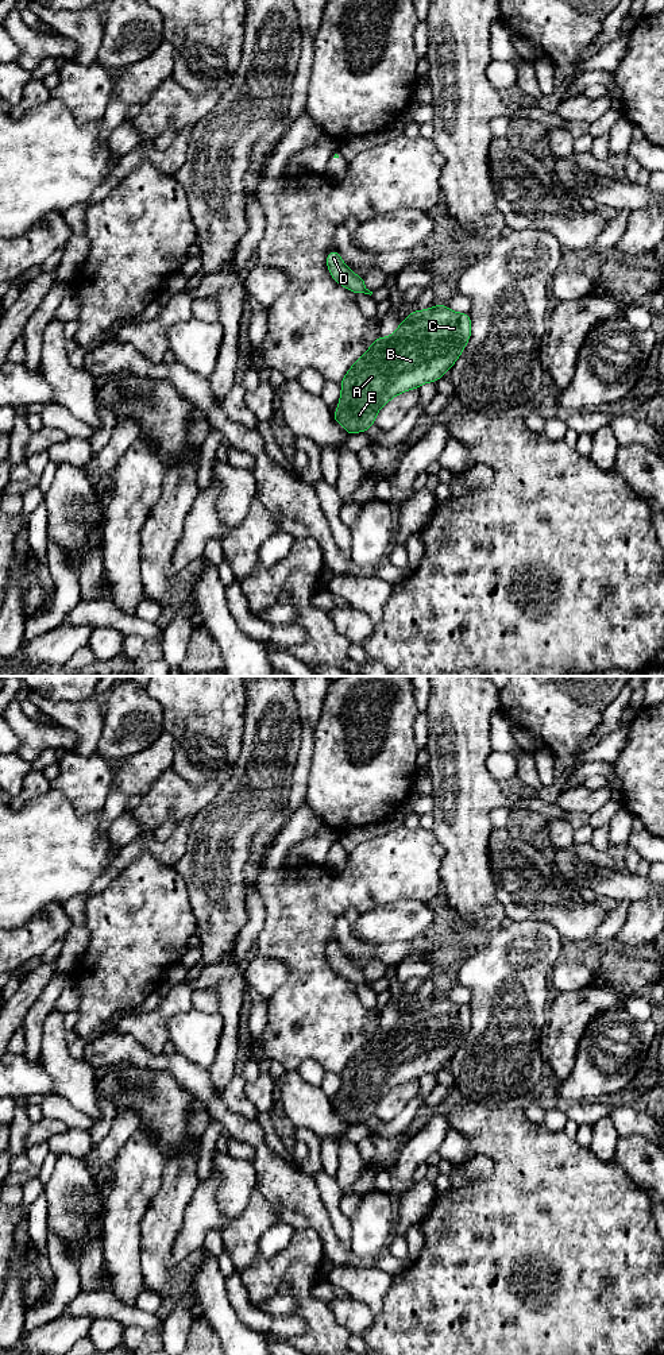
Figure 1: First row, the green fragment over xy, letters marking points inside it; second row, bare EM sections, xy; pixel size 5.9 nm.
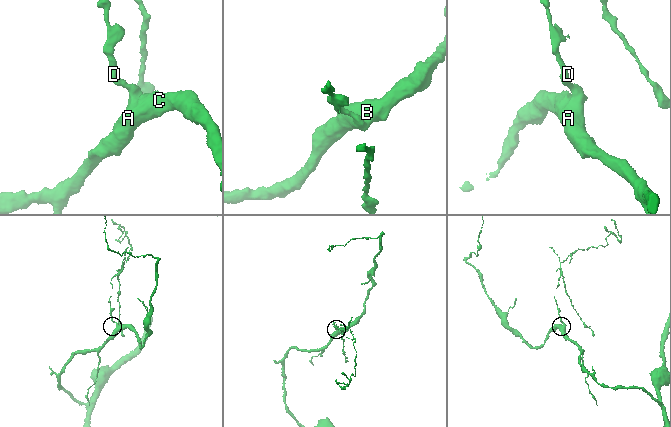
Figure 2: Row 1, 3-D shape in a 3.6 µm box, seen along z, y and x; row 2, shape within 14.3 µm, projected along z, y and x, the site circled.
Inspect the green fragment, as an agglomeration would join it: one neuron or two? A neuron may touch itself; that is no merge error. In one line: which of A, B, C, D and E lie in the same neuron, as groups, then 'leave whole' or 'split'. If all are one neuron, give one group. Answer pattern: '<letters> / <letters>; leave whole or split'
A B C D E; leave whole

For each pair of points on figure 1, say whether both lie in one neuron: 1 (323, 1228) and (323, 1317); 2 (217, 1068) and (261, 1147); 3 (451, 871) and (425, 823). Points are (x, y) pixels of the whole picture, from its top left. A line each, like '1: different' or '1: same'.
1: different
2: different
3: different

